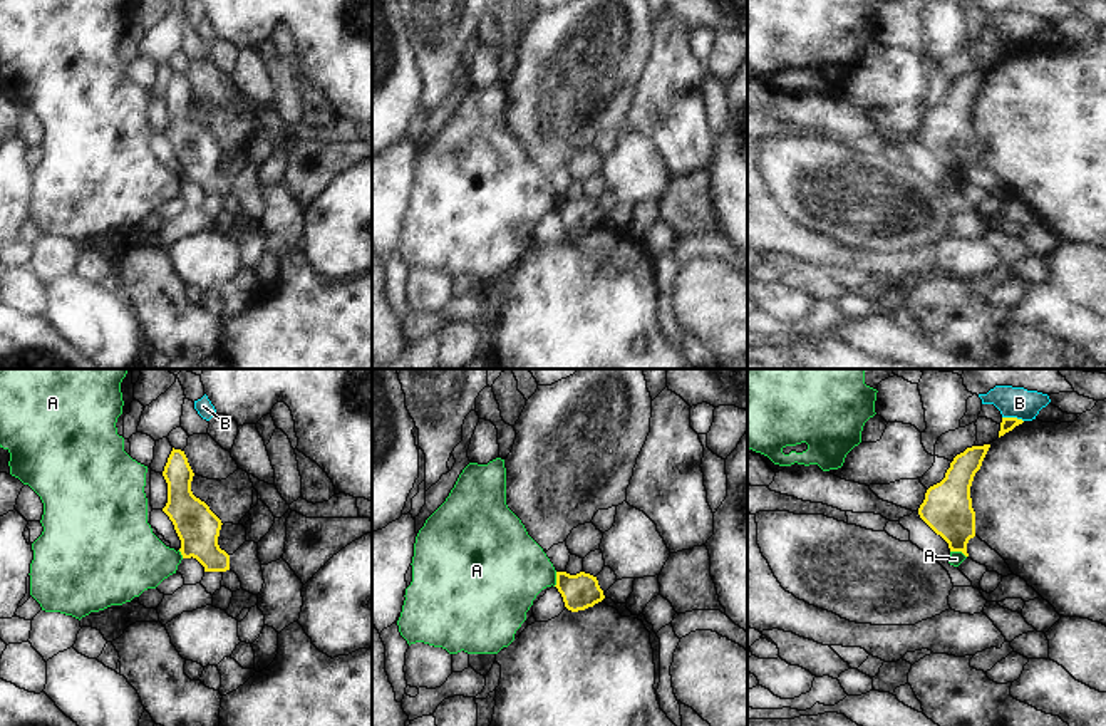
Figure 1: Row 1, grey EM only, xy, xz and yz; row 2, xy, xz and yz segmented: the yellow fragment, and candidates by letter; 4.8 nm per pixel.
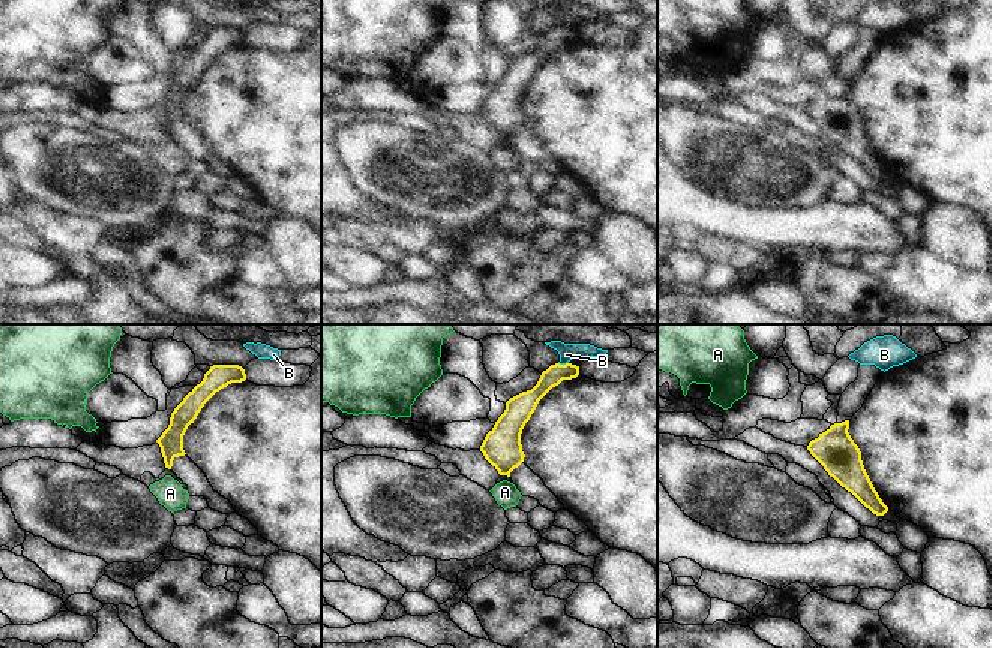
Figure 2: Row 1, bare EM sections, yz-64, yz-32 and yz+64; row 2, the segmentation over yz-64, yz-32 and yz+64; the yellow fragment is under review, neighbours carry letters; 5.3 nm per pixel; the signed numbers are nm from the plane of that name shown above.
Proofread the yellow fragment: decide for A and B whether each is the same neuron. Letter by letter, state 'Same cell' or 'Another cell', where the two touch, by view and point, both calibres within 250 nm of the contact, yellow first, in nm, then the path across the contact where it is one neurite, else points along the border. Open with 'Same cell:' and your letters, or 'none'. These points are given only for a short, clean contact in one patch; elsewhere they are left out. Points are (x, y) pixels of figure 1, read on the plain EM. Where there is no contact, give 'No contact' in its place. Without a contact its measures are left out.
Same cell: none
A: Another cell. Touches yellow at yz (959, 175). Thickness 240 nm (yellow) against 70 nm. Boundary: yz (950, 175), (959, 175), (966, 181)
B: Another cell. Touches yellow at yz (1012, 42). Thickness 70 nm (yellow) against 150 nm. Boundary: yz (1002, 41), (1016, 41), (1023, 46).

